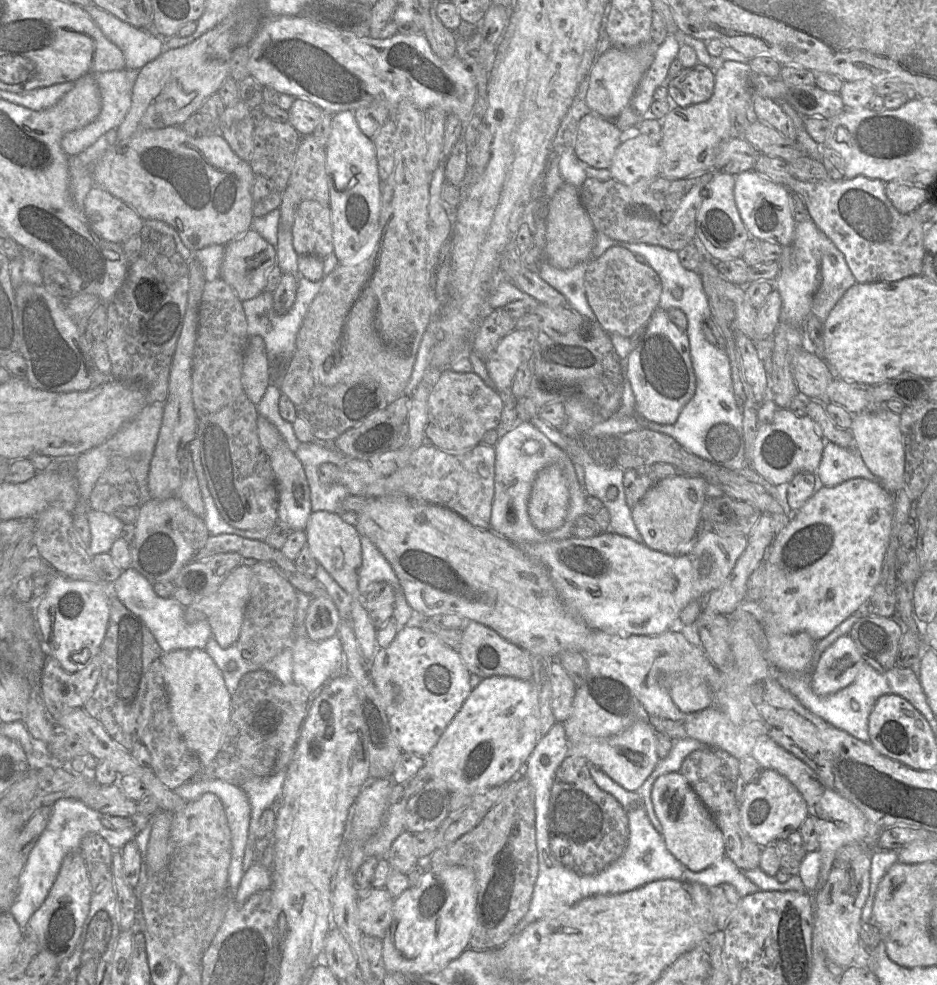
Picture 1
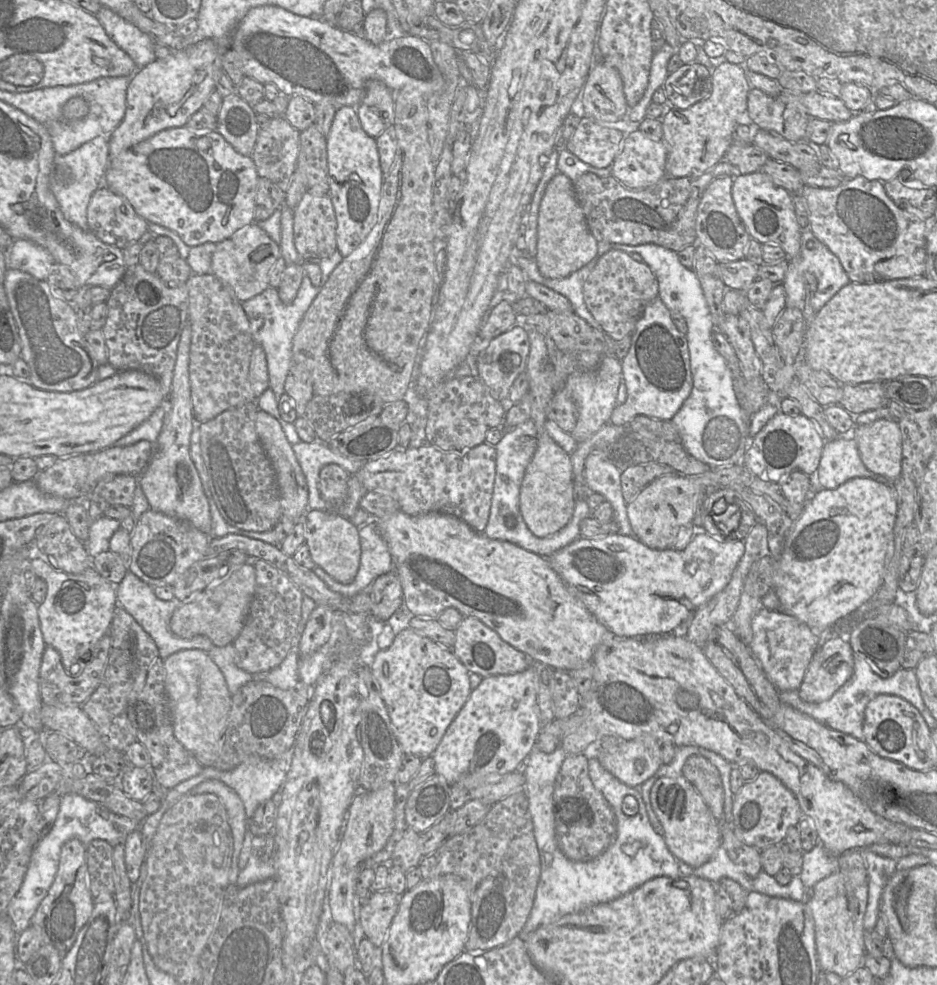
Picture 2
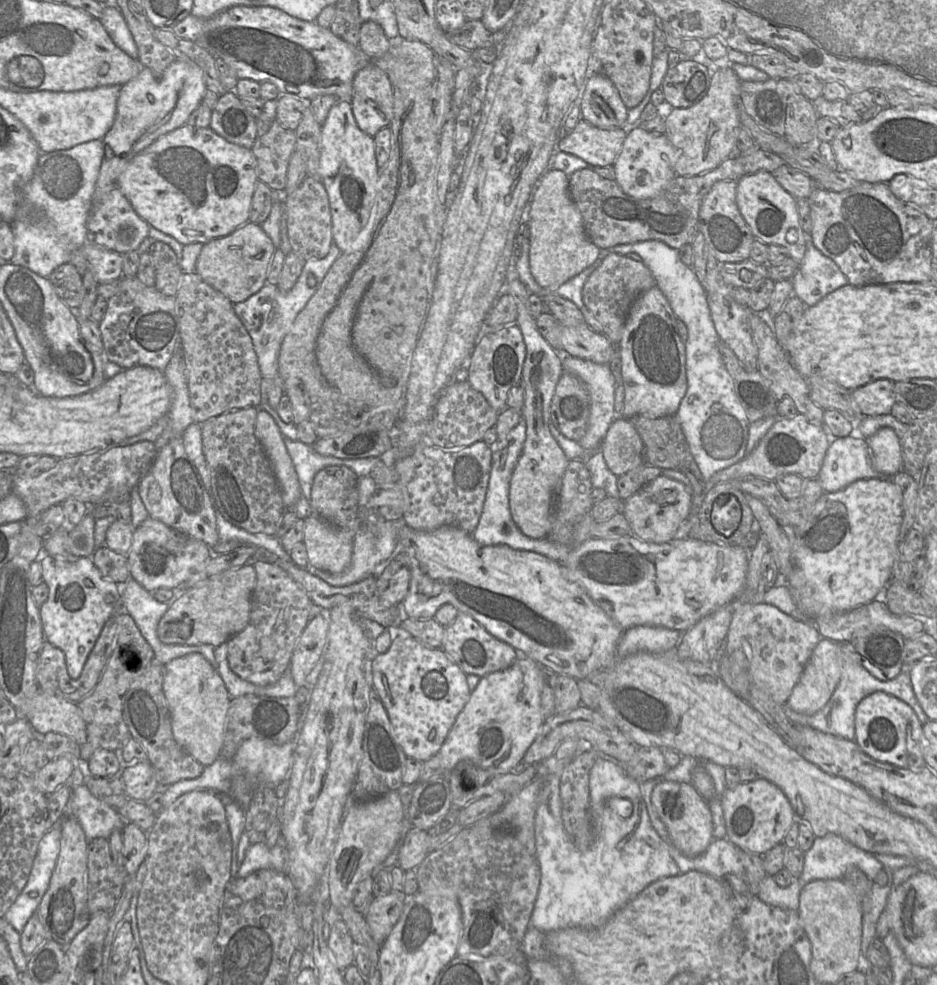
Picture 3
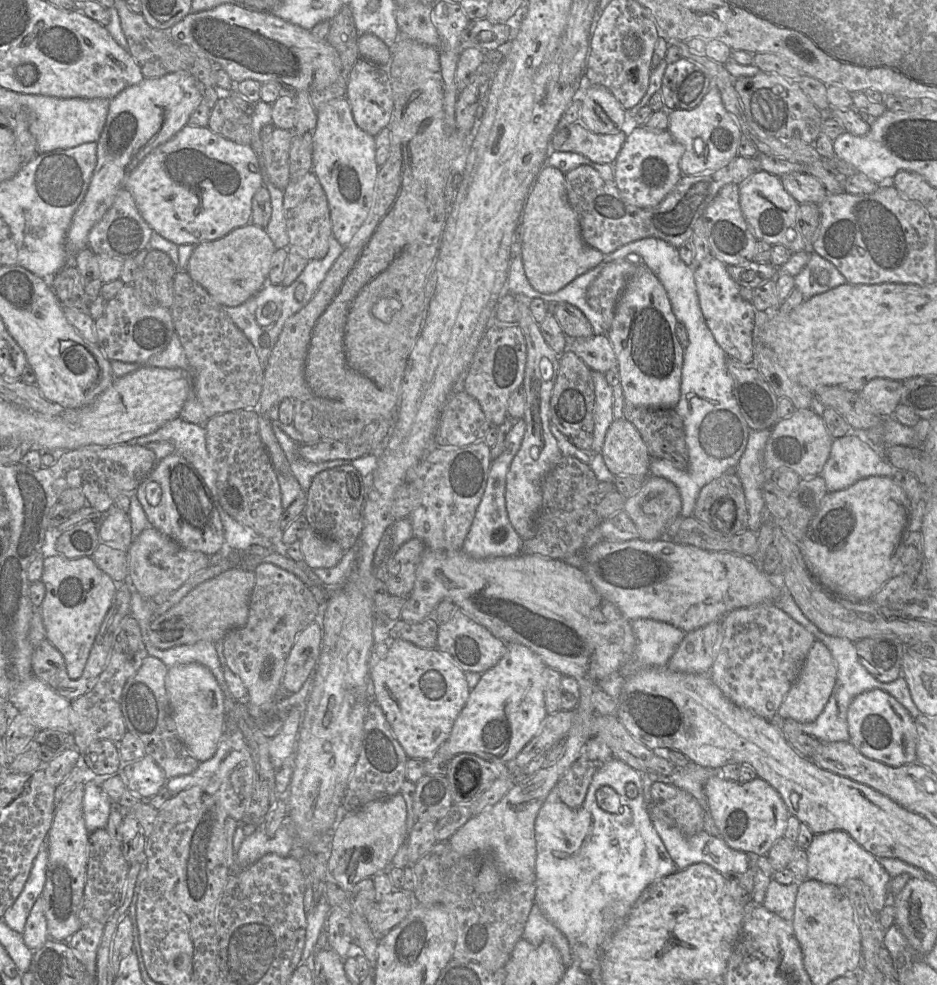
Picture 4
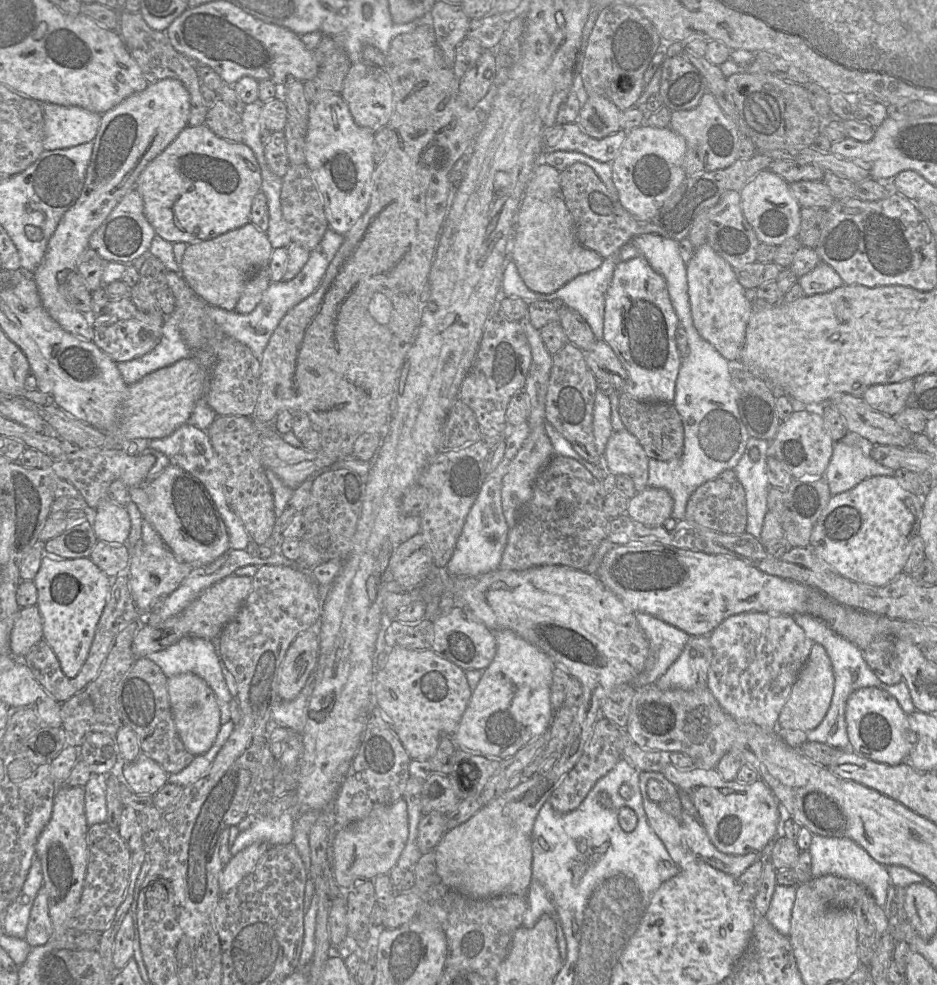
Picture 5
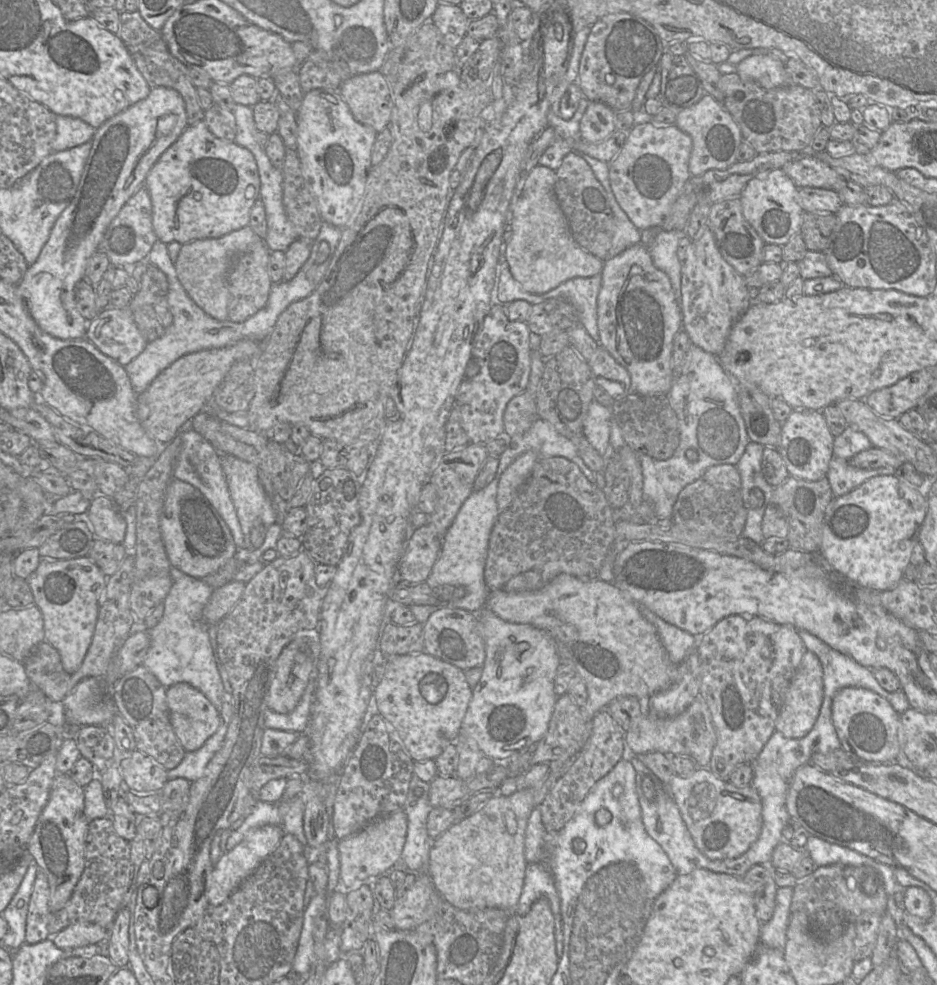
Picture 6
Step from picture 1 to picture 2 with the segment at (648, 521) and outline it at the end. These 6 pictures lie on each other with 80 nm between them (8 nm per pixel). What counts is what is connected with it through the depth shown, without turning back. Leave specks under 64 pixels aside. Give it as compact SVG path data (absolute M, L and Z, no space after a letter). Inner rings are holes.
M716 471L695 476L669 474L655 479L627 504L627 516L634 536L651 549L672 548L679 531L692 523L697 501L704 493L704 488L717 485Z

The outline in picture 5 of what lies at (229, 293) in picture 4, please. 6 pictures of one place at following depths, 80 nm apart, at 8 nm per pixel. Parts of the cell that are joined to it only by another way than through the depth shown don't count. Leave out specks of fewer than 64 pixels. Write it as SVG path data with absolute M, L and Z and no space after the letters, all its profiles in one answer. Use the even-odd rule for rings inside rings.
M249 222L213 239L189 244L179 265L180 274L208 305L233 311L254 268L268 266L273 250L266 232Z

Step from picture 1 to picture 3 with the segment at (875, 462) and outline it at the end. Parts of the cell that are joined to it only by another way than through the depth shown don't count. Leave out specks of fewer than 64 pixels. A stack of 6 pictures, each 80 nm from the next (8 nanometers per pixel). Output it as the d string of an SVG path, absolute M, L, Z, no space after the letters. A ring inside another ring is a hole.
M880 428L865 441L868 445L871 465L877 472L893 477L903 470L901 445L892 428Z

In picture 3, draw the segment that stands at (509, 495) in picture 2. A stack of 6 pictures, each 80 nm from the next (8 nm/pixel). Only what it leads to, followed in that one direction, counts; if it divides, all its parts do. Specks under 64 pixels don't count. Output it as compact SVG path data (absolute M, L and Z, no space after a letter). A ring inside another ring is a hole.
M522 418L512 428L504 441L496 441L489 445L492 449L492 463L487 492L479 522L472 533L473 539L481 545L507 545L515 550L532 551L542 554L556 562L565 563L571 549L592 538L591 529L594 524L593 516L586 514L577 525L572 541L568 544L557 543L549 538L532 539L525 536L514 523L509 509L509 486L513 470L517 464L526 438L526 421Z

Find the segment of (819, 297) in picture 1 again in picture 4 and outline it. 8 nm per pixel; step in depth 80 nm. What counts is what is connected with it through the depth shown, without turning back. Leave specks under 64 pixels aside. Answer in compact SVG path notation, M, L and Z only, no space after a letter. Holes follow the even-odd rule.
M812 247L810 253L809 262L794 277L795 288L802 293L804 300L847 283L834 264L813 251Z

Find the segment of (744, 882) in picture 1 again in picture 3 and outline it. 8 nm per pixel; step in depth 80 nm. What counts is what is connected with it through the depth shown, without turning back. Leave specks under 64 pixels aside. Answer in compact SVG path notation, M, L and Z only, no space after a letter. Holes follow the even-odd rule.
M713 839L704 853L688 857L669 843L669 851L679 868L679 874L699 871L715 878L734 874L747 883L746 870L740 860L740 848L728 839Z

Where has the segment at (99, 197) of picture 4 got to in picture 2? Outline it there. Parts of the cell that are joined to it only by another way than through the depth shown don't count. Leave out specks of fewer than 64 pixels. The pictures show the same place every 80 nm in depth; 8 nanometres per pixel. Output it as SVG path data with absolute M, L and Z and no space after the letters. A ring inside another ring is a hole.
M203 39L138 68L127 88L124 118L108 137L109 159L162 130L185 126L215 90L222 69L222 56L213 40Z

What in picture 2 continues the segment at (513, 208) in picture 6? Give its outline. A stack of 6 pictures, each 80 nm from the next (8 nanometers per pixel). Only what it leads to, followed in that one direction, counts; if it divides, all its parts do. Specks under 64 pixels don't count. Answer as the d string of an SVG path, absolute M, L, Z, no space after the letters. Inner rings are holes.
M558 172L549 181L540 203L535 260L546 278L564 278L579 270L597 255L597 240L588 228L576 197L573 182Z

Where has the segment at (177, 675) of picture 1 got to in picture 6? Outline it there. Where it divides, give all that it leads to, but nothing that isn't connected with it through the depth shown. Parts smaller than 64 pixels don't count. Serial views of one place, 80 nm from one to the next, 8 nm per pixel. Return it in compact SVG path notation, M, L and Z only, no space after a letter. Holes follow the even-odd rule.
M179 682L166 690L167 706L174 733L187 752L203 746L221 725L218 710L198 689Z

